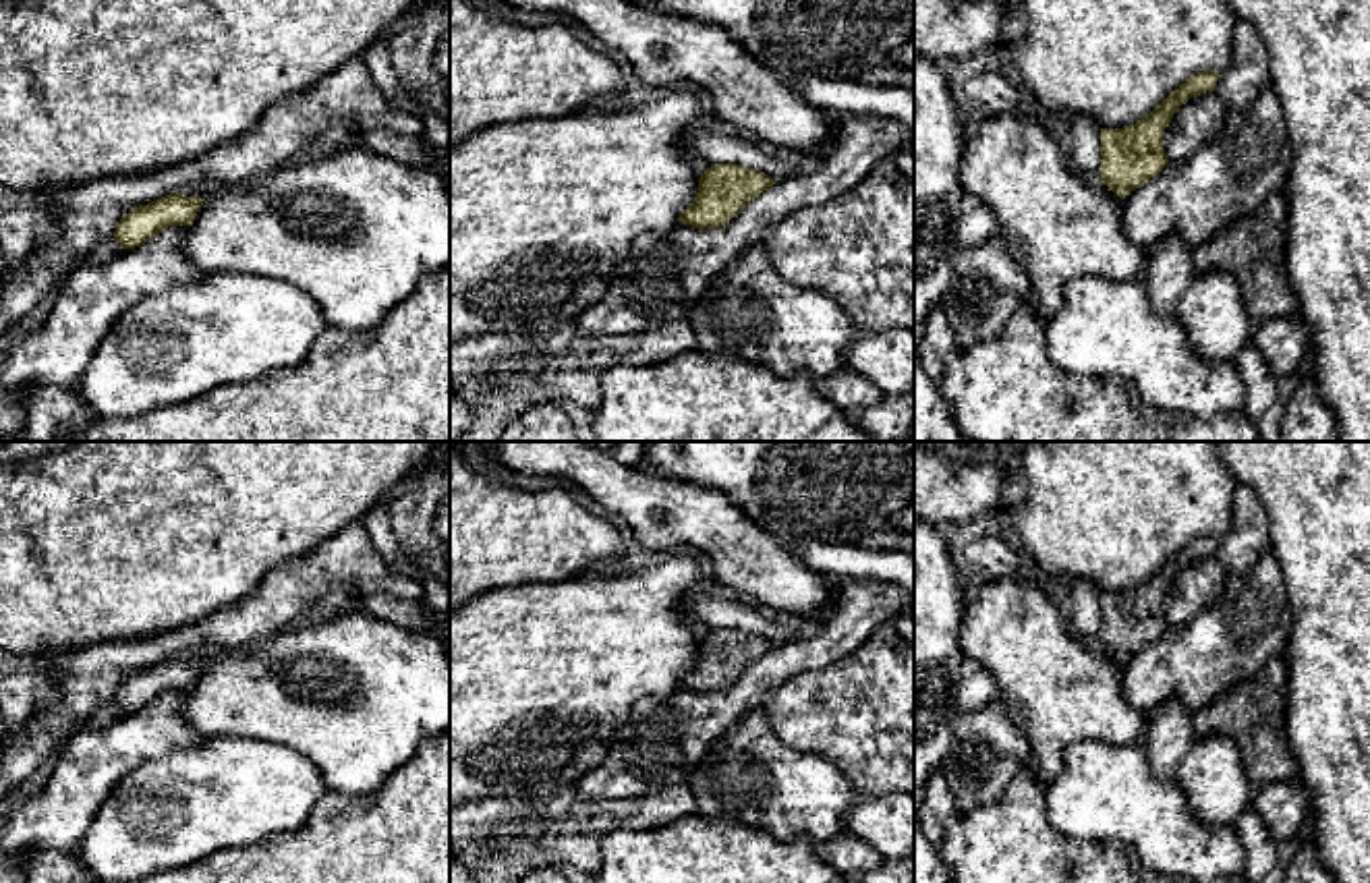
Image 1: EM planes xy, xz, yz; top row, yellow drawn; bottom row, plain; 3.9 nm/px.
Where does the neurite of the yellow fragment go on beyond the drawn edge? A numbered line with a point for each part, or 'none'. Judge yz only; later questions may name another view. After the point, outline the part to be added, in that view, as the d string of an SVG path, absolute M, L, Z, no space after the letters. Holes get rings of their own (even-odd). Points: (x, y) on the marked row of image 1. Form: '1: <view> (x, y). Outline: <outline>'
none

